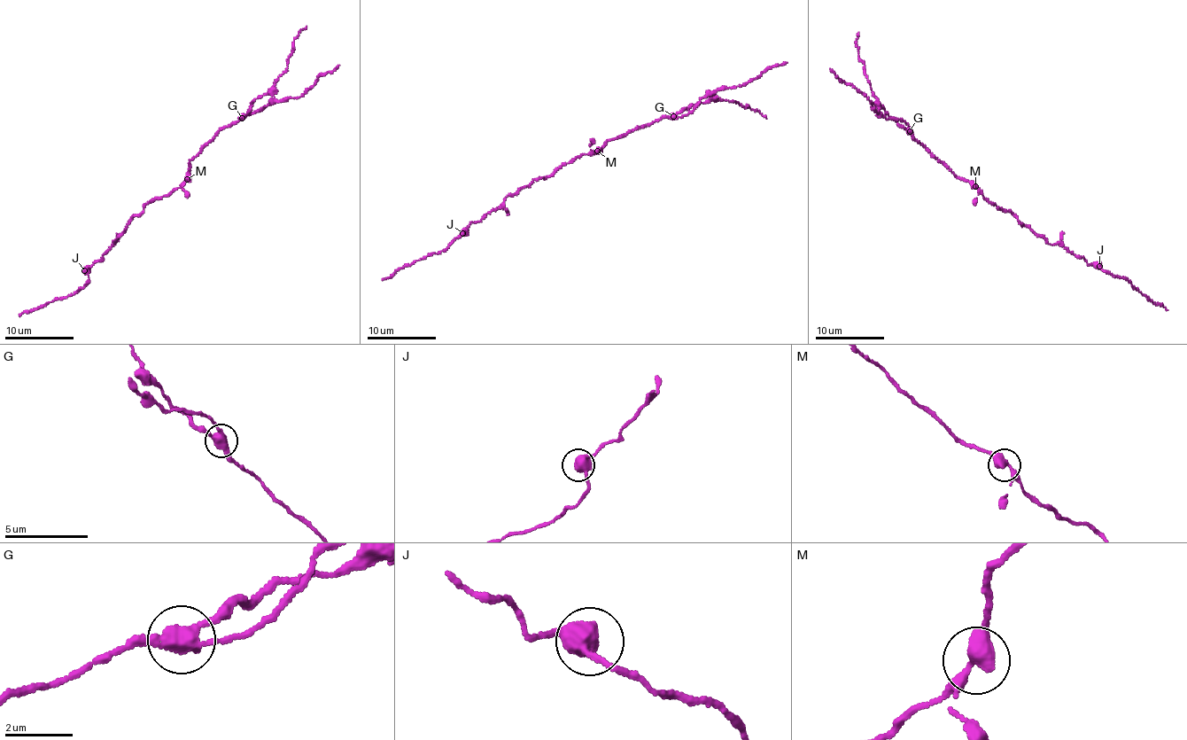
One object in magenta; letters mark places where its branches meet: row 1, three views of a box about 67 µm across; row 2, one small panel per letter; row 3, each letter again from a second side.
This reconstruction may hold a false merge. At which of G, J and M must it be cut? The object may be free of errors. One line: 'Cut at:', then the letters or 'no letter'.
Cut at: G

